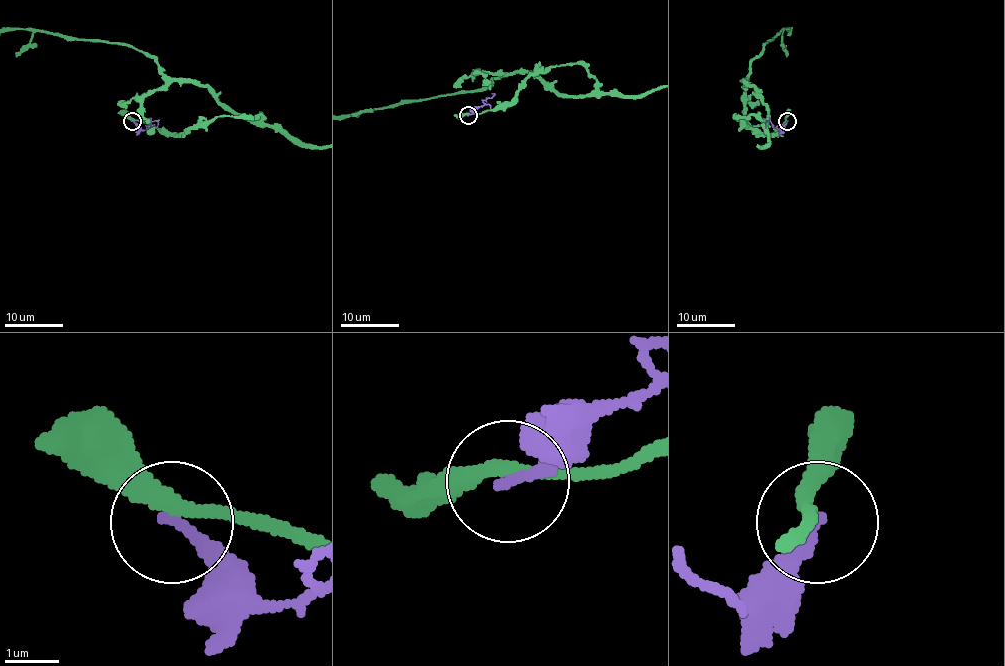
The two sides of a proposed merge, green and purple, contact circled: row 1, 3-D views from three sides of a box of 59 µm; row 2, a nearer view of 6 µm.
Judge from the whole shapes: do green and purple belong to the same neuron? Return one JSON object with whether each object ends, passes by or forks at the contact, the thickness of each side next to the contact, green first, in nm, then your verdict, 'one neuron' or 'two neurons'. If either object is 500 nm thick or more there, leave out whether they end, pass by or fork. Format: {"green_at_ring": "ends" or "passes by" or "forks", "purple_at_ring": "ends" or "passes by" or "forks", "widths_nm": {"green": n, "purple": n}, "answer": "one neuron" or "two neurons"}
{"green_at_ring": "passes by", "purple_at_ring": "ends", "widths_nm": {"green": 280, "purple": 240}, "answer": "two neurons"}

